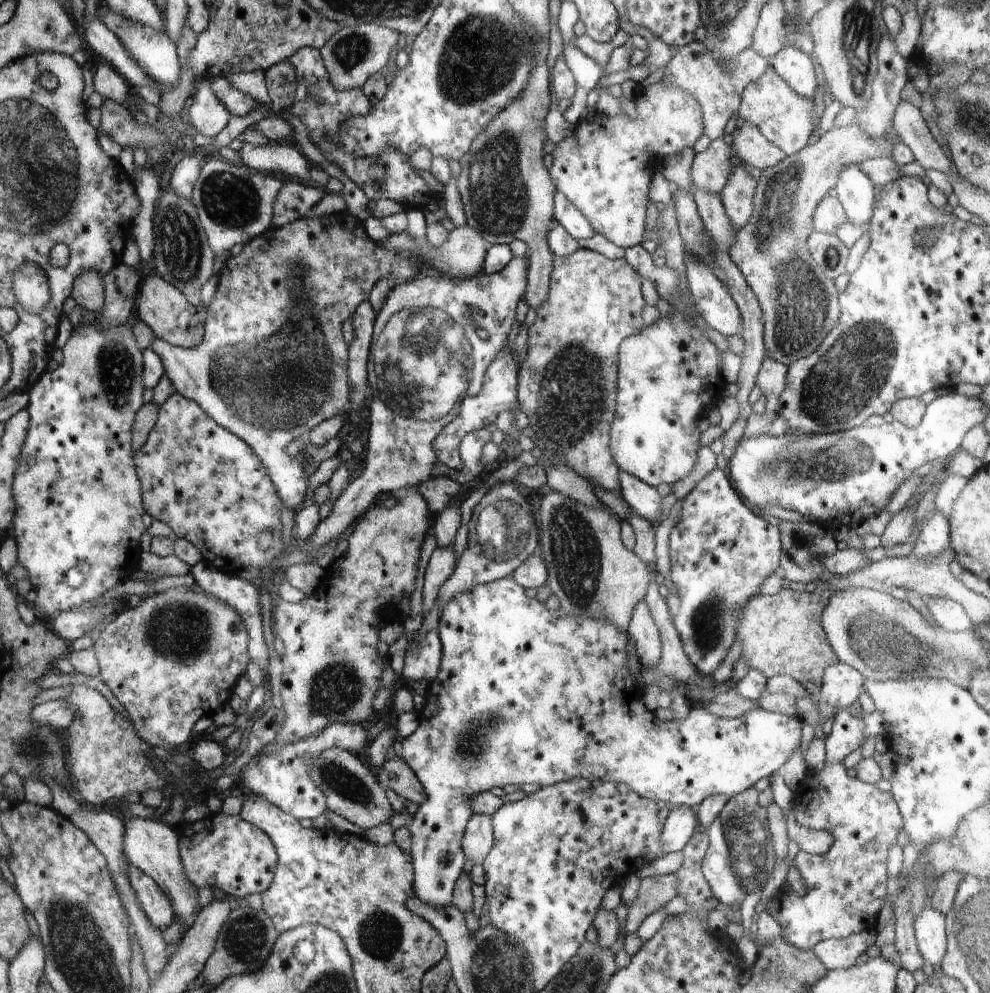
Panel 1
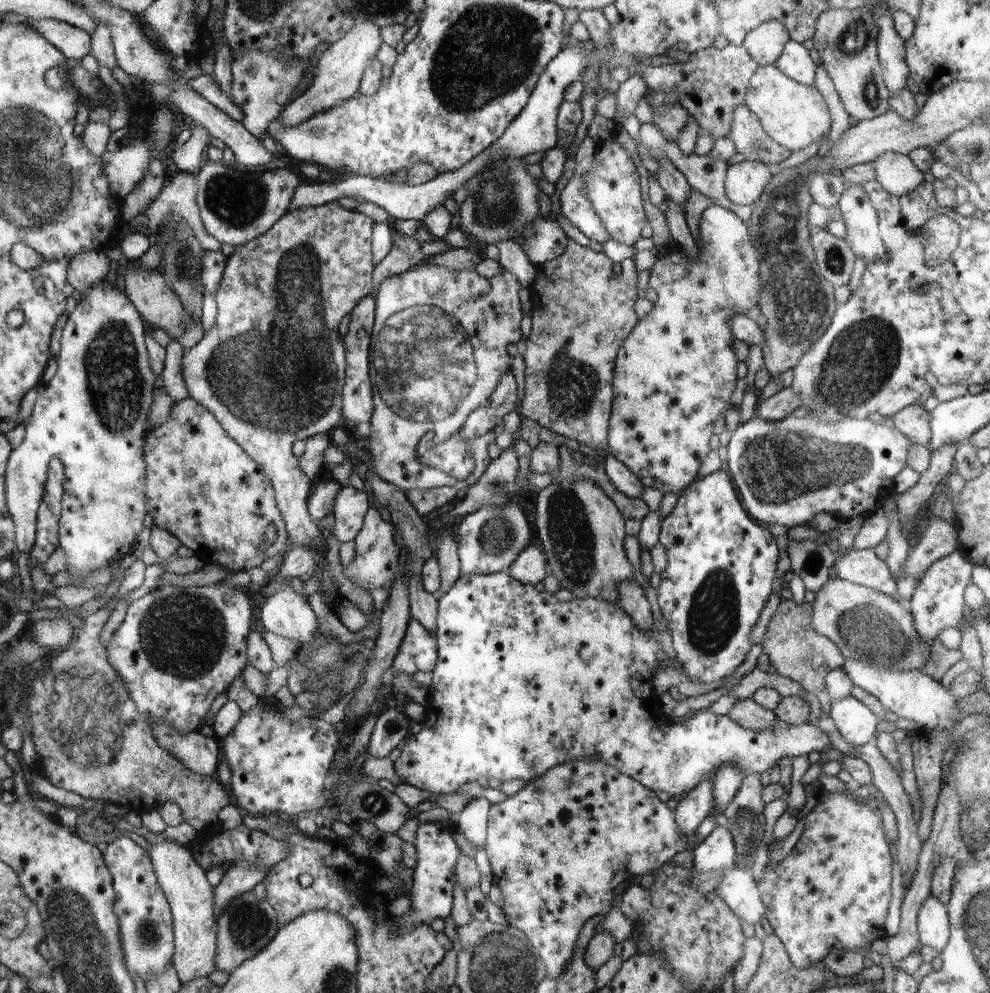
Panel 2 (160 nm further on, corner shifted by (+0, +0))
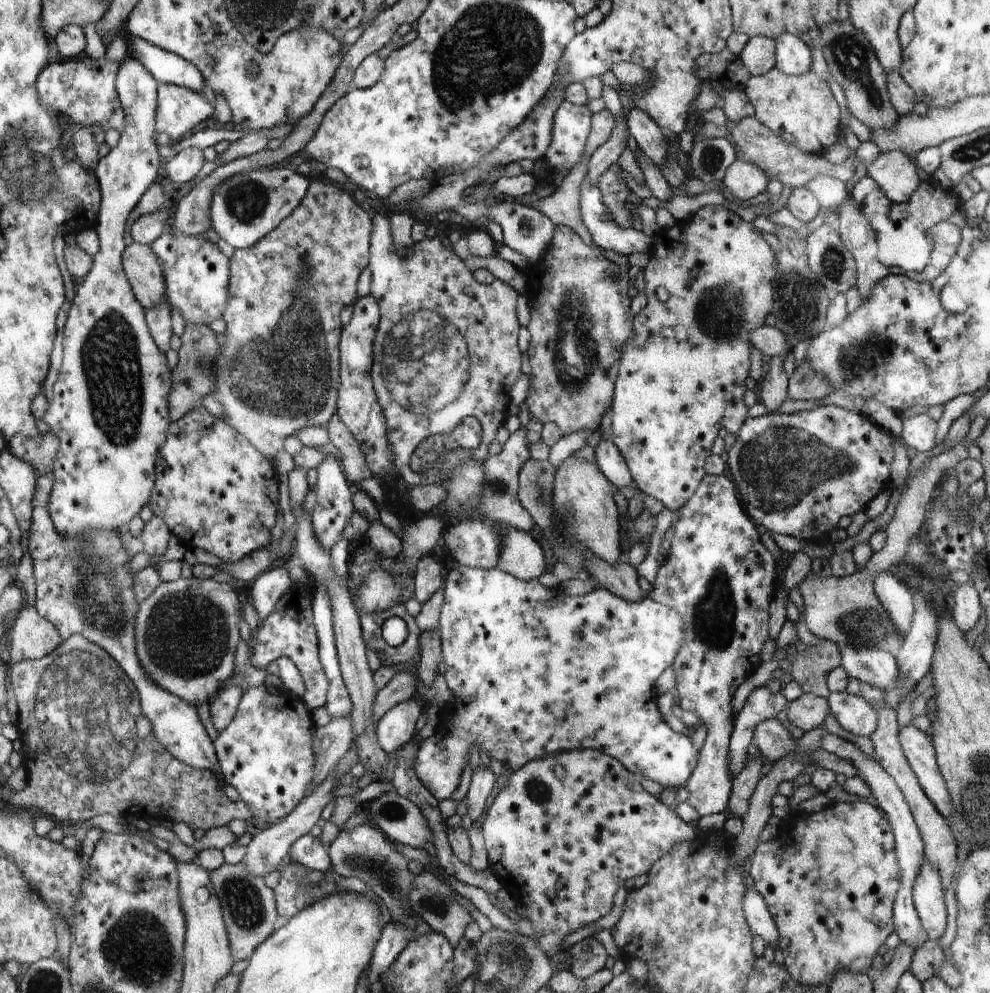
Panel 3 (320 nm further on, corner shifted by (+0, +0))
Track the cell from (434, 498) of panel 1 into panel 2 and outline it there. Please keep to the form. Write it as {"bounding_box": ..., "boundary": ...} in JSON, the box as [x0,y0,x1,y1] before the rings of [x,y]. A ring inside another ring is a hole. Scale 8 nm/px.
{"bounding_box":[406,487,457,517],"boundary":[[[434,487],[431,489],[410,489],[406,492],[407,499],[412,503],[414,510],[422,517],[446,506],[457,496],[457,490],[452,487]]]}

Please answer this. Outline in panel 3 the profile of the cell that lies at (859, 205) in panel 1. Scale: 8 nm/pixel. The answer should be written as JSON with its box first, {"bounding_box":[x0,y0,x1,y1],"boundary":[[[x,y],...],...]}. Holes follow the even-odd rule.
{"bounding_box":[835,200,890,302],"boundary":[[[854,200],[847,202],[840,209],[835,227],[842,237],[844,246],[852,253],[857,270],[856,288],[862,302],[872,294],[878,280],[890,274],[890,269],[880,264],[876,258],[880,246],[877,234]]]}

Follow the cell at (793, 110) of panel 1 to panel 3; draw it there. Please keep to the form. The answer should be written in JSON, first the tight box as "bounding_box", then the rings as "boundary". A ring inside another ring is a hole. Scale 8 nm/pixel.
{"bounding_box":[745,67,843,155],"boundary":[[[774,67],[766,74],[750,76],[745,93],[755,110],[755,117],[787,143],[807,153],[822,155],[839,145],[843,134],[842,110],[828,87],[814,71],[803,75],[787,75]]]}

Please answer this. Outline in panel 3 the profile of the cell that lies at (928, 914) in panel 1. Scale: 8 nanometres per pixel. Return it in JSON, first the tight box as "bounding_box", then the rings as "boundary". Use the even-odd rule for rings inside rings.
{"bounding_box":[913,860,946,940],"boundary":[[[923,860],[920,872],[913,886],[913,903],[930,940],[939,940],[946,930],[945,890],[938,871]]]}

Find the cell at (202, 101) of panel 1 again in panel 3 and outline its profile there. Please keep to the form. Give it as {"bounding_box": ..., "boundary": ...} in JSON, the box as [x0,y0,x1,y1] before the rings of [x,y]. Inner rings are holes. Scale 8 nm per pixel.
{"bounding_box":[164,148,204,184],"boundary":[[[187,148],[176,153],[172,158],[168,158],[164,165],[170,180],[184,184],[192,180],[202,166],[204,166],[202,151],[197,148]]]}

